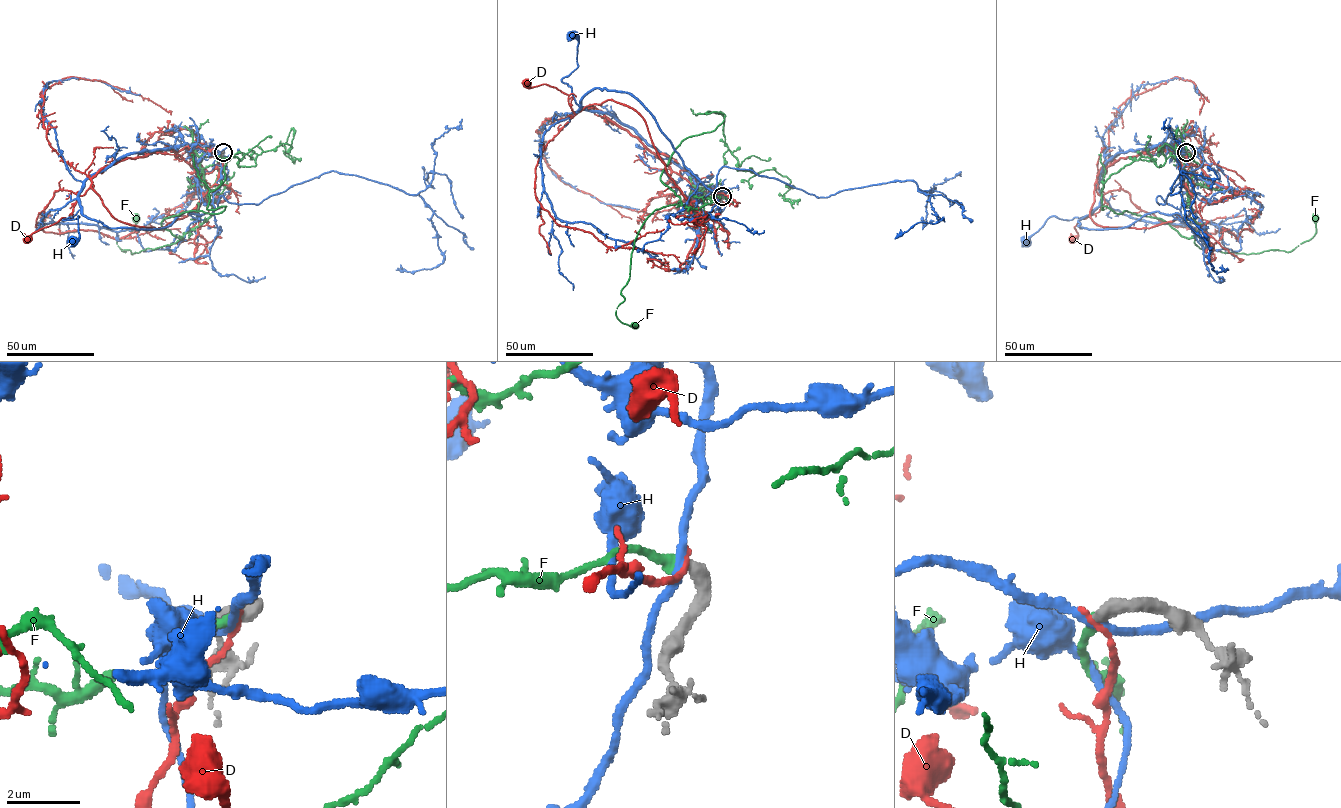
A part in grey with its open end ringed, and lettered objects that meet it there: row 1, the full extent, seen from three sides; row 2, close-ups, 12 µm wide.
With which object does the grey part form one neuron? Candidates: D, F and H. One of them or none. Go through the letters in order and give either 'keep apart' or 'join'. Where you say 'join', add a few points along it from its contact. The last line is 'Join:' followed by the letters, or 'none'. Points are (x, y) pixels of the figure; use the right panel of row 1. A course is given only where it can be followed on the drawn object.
D: keep apart
F: join | via (1186, 152), (1179, 161), (1198, 225), (1194, 242), (1201, 249), (1290, 252), (1314, 236), (1316, 218)
H: keep apart
Join: F

